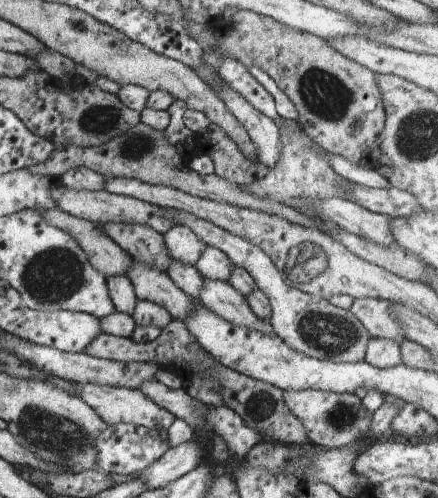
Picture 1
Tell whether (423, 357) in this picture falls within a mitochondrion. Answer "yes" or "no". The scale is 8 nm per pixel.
no

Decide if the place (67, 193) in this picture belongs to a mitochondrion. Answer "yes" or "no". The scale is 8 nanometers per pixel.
no

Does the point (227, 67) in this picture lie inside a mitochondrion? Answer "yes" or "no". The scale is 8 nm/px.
no

